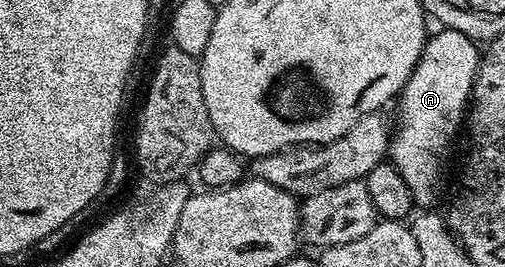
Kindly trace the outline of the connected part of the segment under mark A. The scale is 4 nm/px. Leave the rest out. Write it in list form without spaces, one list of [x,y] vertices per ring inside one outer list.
[[[444,28],[436,31],[438,34],[428,39],[423,48],[423,52],[419,56],[416,68],[411,72],[411,76],[407,80],[407,84],[402,88],[399,97],[396,99],[395,107],[397,106],[397,114],[401,117],[401,127],[394,129],[391,134],[391,141],[389,144],[389,152],[387,155],[388,161],[392,162],[397,167],[397,171],[403,176],[403,180],[407,180],[407,188],[411,188],[411,196],[414,203],[421,208],[433,208],[437,202],[437,185],[441,182],[441,169],[445,166],[445,153],[449,150],[449,145],[453,142],[453,137],[457,134],[457,129],[462,129],[463,123],[467,118],[467,111],[471,105],[473,96],[473,85],[477,79],[477,68],[479,65],[479,46],[478,43],[473,42],[467,36],[463,36],[463,32],[455,32],[454,30],[447,30]]]

